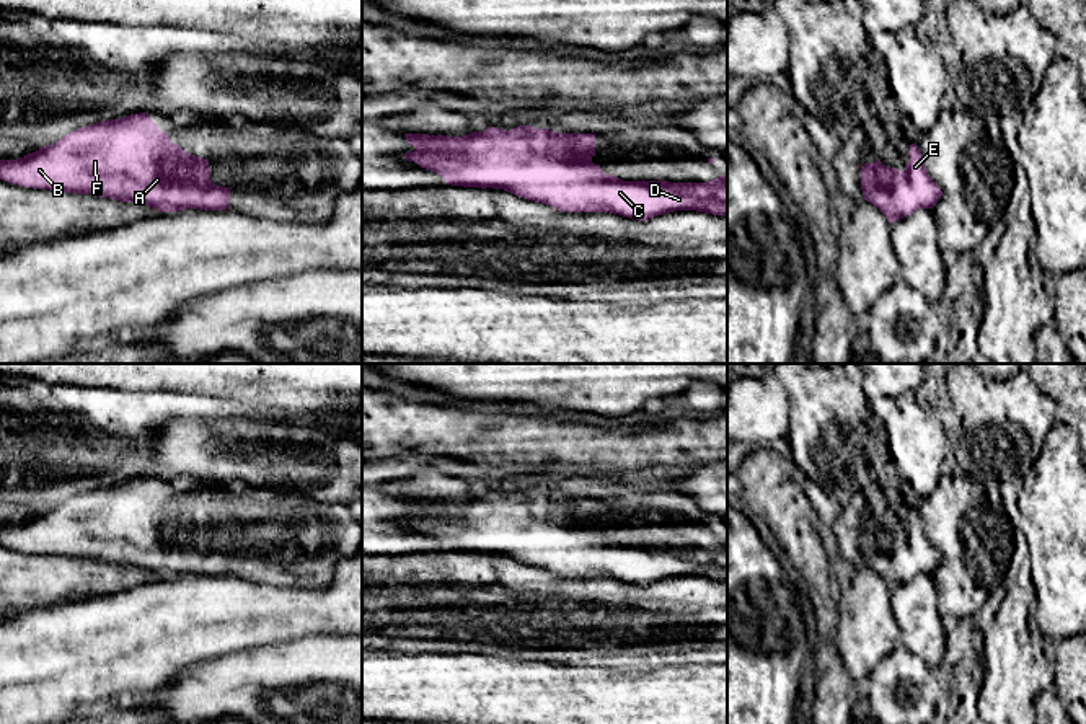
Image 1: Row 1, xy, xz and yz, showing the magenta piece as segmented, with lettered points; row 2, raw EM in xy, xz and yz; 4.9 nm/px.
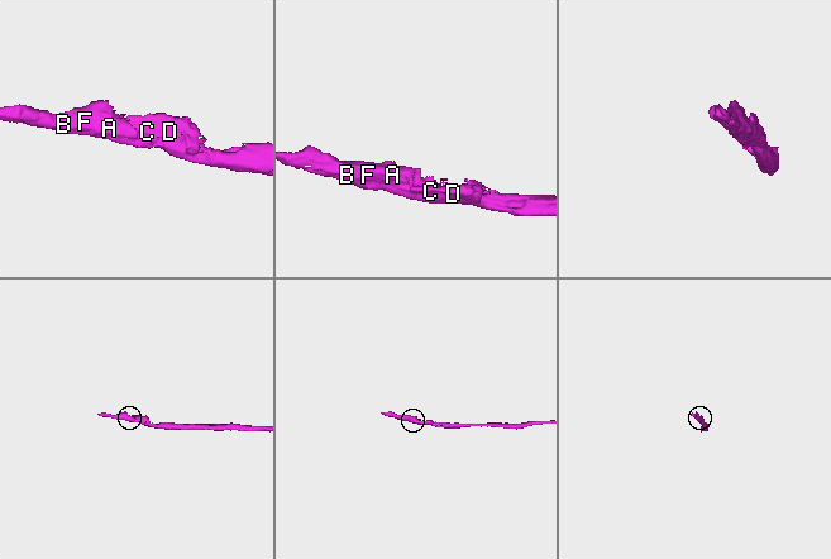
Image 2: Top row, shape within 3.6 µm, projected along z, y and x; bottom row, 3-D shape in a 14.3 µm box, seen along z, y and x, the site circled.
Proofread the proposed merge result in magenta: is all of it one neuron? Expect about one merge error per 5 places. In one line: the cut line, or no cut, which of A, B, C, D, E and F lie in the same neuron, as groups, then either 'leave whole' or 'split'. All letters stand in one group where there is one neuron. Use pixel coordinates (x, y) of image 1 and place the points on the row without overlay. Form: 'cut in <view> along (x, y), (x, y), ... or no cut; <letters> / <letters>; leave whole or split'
no cut; A B C D E F; leave whole

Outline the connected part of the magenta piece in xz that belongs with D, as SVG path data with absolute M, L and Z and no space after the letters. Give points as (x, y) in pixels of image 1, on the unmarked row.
M517 491L512 496L488 492L461 502L429 499L404 499L404 502L416 514L404 519L404 523L437 538L452 551L504 554L563 577L610 577L636 585L675 576L727 581L727 541L721 540L708 548L623 546L605 540L600 530L592 527L595 499L561 499Z

